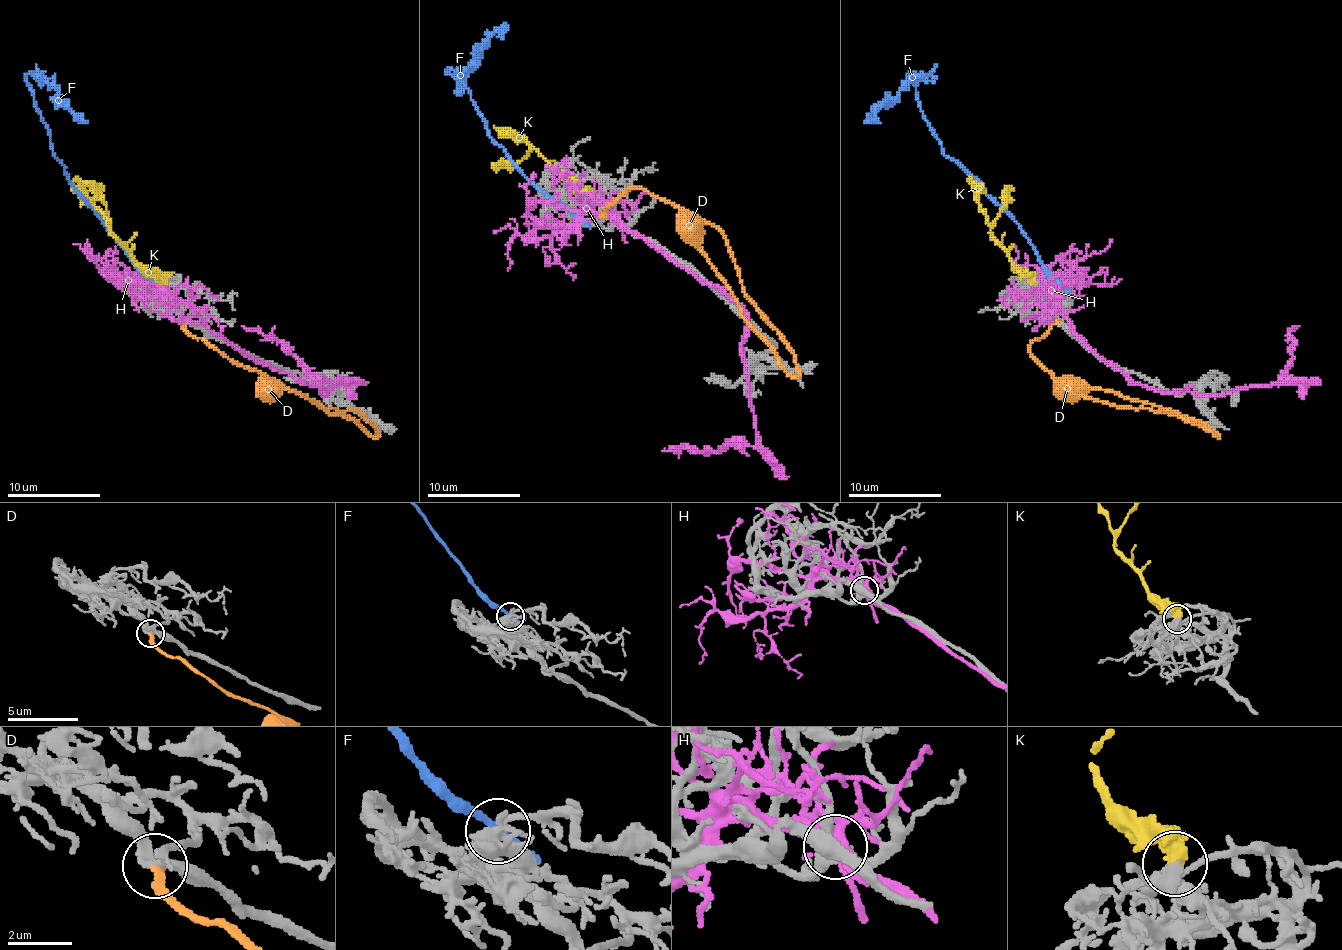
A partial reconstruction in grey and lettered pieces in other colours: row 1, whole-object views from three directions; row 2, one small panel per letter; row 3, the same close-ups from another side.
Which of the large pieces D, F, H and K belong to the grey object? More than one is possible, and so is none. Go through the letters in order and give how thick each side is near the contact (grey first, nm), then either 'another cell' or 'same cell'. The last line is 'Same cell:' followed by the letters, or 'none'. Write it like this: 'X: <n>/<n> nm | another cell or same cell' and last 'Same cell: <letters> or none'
D: 280/320 nm | same cell
F: 160/220 nm | another cell
H: 320/360 nm | another cell
K: 280/500 nm | another cell
Same cell: D

